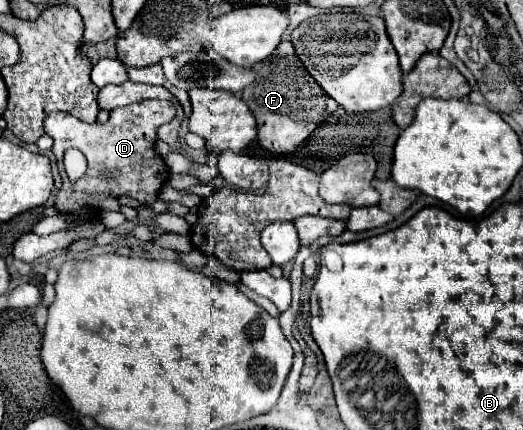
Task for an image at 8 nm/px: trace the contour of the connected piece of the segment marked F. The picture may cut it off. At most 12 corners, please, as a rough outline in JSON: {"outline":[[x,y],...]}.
{"outline":[[289,40],[241,98],[259,144],[291,152],[337,110]]}

